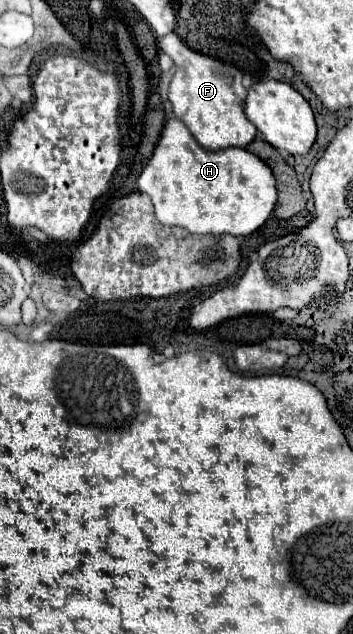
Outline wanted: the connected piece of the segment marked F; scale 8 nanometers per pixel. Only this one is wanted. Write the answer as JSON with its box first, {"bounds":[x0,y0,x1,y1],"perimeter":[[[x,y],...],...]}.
{"bounds":[160,33,256,151],"perimeter":[[[176,33],[166,35],[160,41],[160,49],[168,53],[176,65],[176,73],[168,87],[168,99],[172,103],[174,115],[184,121],[196,141],[208,151],[246,147],[254,139],[256,127],[244,115],[246,89],[242,85],[242,71],[236,65],[216,61],[214,57],[188,49]]]}

